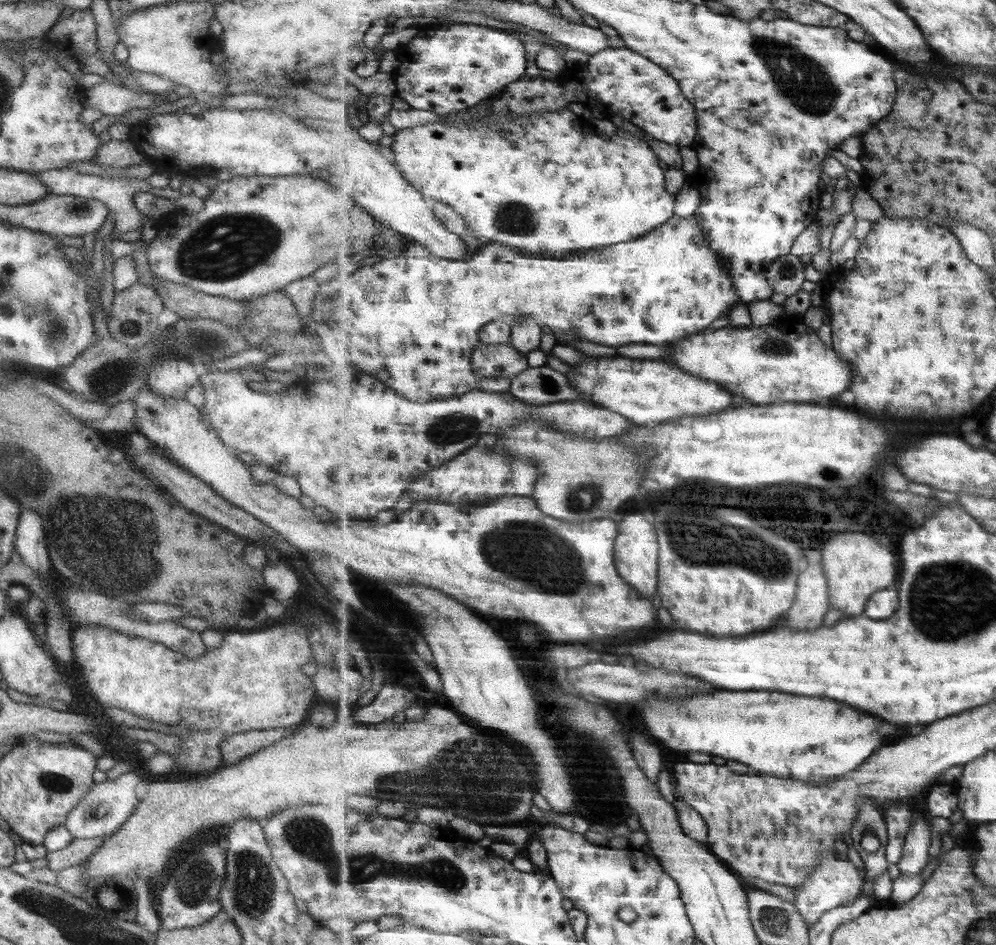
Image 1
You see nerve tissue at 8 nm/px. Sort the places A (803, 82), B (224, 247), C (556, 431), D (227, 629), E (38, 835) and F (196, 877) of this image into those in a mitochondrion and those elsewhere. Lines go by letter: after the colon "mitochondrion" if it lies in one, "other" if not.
A: mitochondrion
B: mitochondrion
C: other
D: other
E: other
F: mitochondrion

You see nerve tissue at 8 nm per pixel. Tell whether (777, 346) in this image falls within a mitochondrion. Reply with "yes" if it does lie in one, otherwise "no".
yes

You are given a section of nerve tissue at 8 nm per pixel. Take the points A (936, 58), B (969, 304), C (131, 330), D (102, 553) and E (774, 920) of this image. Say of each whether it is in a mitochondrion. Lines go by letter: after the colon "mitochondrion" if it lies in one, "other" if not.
A: other
B: mitochondrion
C: mitochondrion
D: mitochondrion
E: mitochondrion

